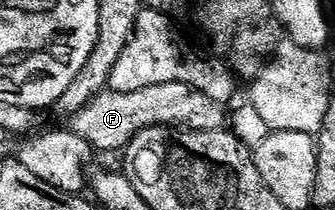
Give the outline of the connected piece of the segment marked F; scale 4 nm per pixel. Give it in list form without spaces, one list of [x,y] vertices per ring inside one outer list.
[[[160,82],[131,92],[107,90],[92,98],[92,102],[85,104],[68,120],[69,131],[86,139],[98,154],[121,153],[140,130],[148,128],[188,126],[192,132],[221,132],[227,124],[228,112],[223,104],[212,102],[212,98],[184,82]]]

